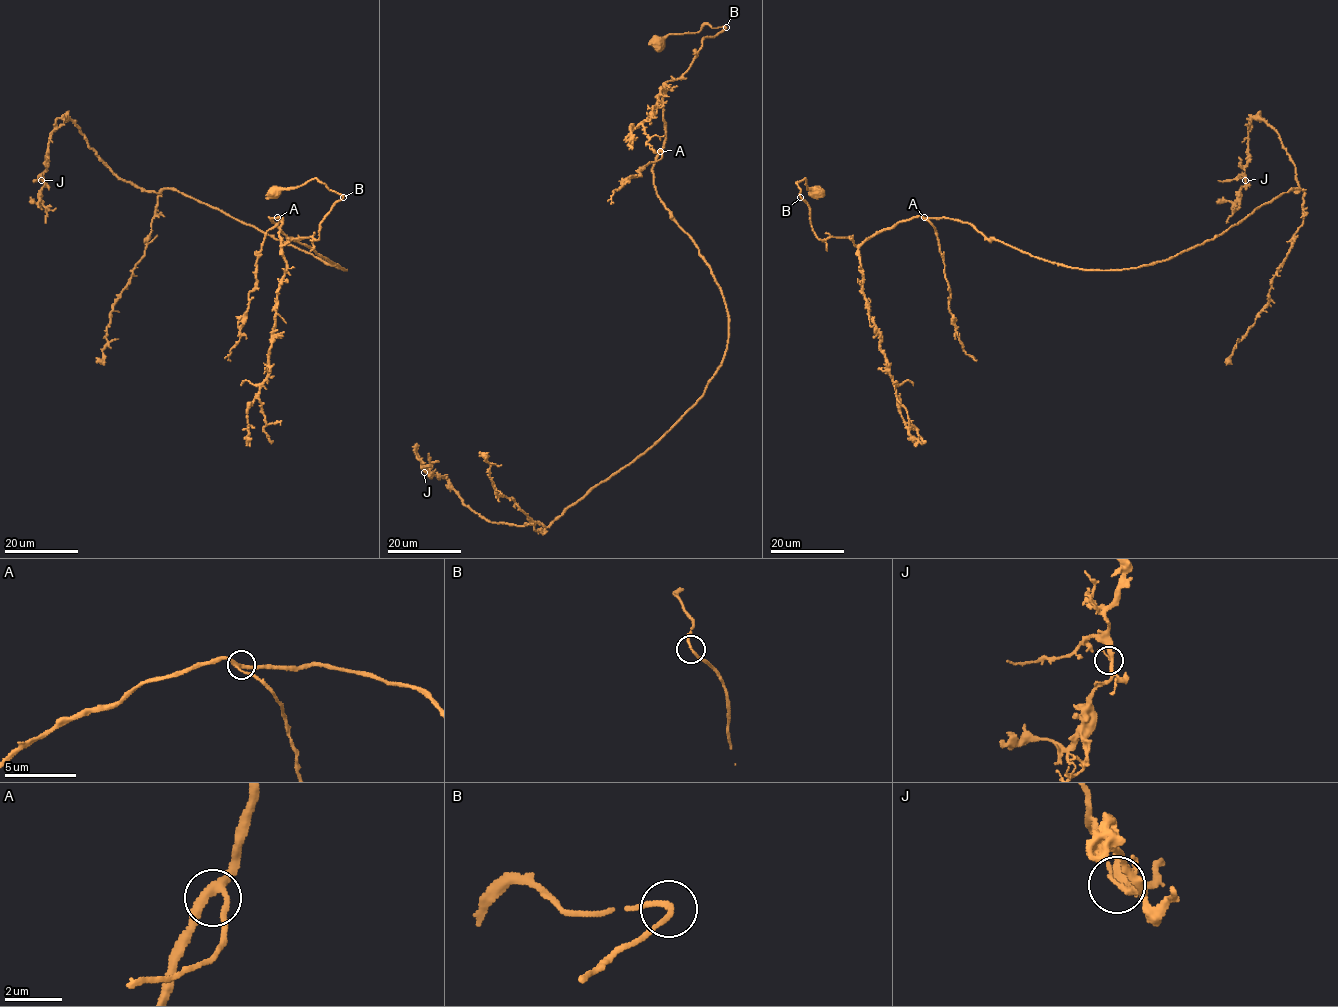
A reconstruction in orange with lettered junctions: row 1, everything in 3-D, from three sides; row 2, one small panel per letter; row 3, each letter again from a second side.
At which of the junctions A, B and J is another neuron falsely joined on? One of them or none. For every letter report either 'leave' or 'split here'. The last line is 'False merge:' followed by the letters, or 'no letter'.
A: leave
B: leave
J: leave
False merge: no letter

